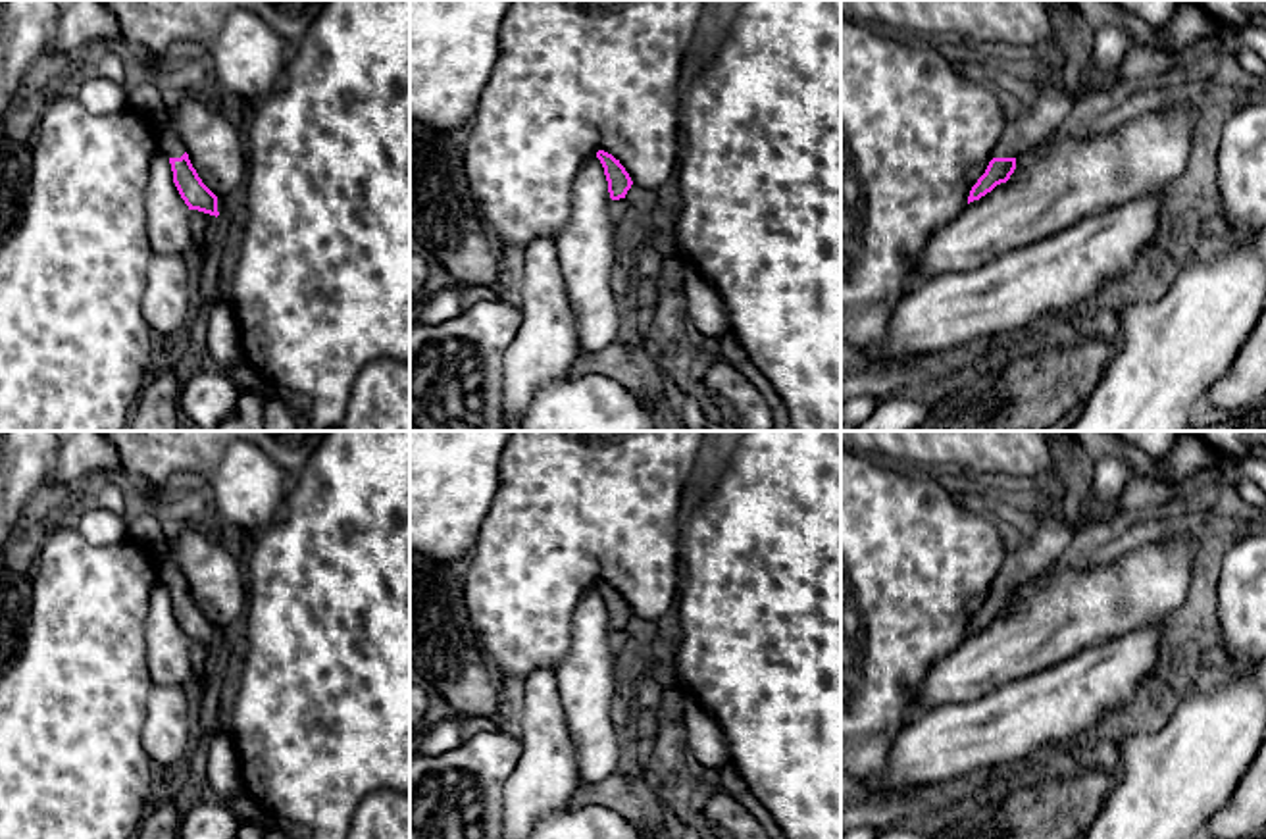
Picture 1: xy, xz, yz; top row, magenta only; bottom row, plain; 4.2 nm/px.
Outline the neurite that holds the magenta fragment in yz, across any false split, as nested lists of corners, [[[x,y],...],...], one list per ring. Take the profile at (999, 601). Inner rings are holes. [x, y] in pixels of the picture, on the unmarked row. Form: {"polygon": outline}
{"polygon": [[[1064,431],[1064,435],[1070,439],[1076,458],[1058,466],[1043,485],[1037,485],[1039,495],[1031,510],[1039,514],[1039,527],[1024,547],[1004,550],[1000,573],[985,604],[972,618],[968,635],[1006,614],[1016,600],[1016,587],[1049,572],[1070,545],[1076,525],[1070,520],[1066,477],[1081,458],[1097,466],[1101,458],[1114,456],[1139,475],[1158,473],[1151,456],[1124,445],[1108,431]]]}

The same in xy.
{"polygon": [[[154,508],[133,512],[129,516],[129,537],[152,552],[162,570],[162,581],[169,589],[173,614],[189,641],[198,641],[217,648],[217,627],[202,614],[181,570],[173,562],[171,543],[162,531],[162,514]]]}

